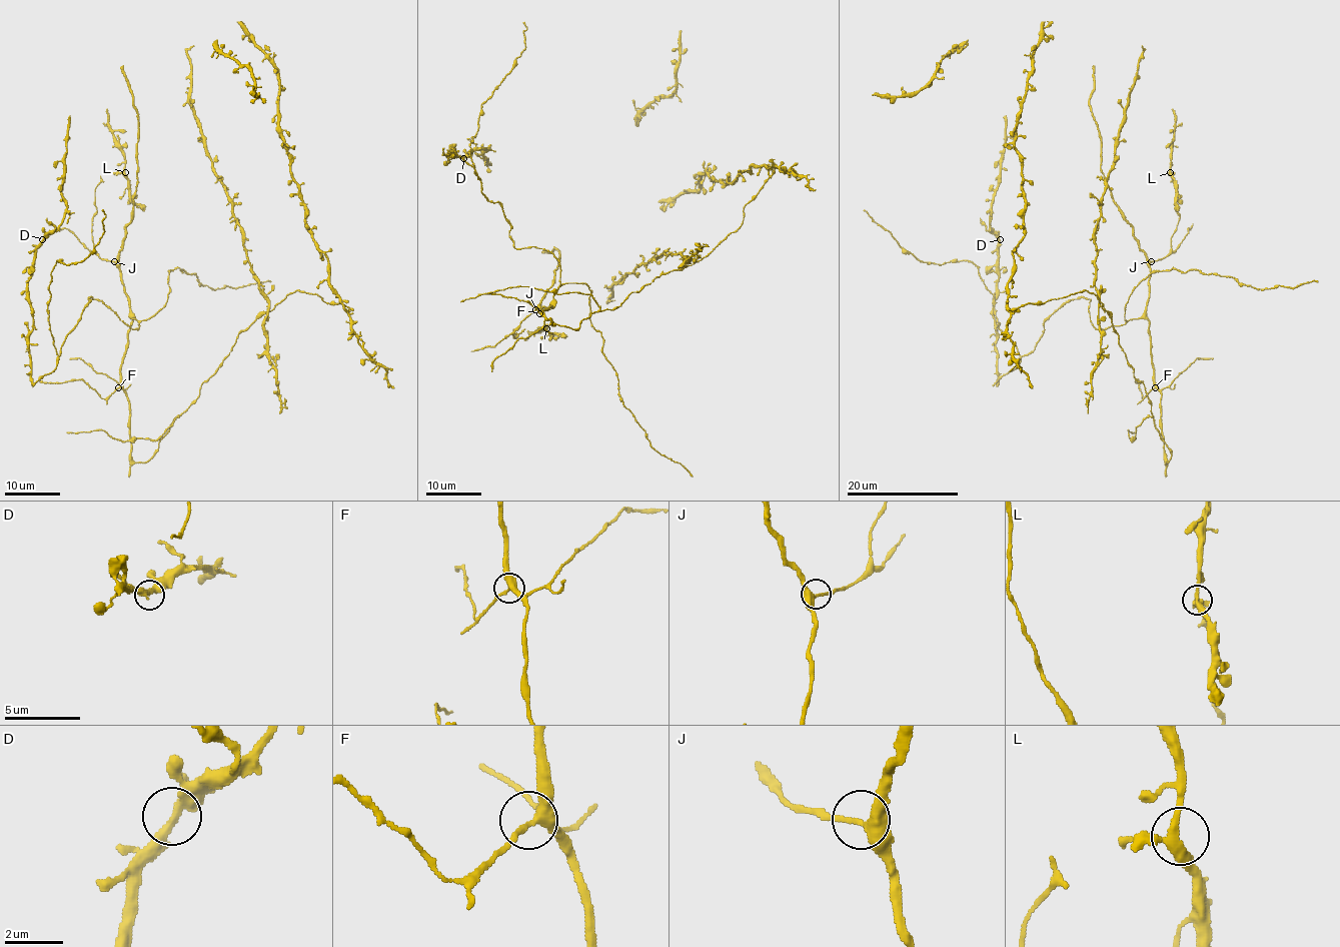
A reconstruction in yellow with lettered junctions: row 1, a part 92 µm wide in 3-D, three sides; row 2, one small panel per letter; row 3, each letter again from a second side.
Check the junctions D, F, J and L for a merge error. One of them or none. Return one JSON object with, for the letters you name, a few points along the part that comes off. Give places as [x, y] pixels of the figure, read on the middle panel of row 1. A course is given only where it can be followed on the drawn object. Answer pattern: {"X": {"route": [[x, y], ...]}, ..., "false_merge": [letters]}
{"false_merge": []}

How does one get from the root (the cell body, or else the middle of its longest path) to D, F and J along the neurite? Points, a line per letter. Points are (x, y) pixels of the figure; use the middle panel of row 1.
D: (614, 308), (574, 329), (549, 320), (558, 260), (514, 246), (502, 207), (448, 155), (463, 158)
F: (614, 308), (593, 311), (574, 329), (554, 324), (539, 313)
J: (614, 308), (593, 311), (574, 329), (554, 324), (542, 313), (551, 304), (535, 308)

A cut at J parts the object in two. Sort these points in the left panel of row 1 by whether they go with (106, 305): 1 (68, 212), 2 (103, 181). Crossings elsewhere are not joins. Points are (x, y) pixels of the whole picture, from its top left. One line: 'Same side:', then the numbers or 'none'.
Same side: 1

